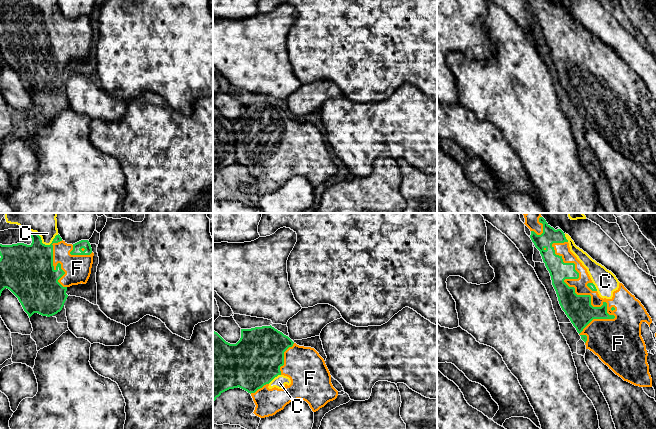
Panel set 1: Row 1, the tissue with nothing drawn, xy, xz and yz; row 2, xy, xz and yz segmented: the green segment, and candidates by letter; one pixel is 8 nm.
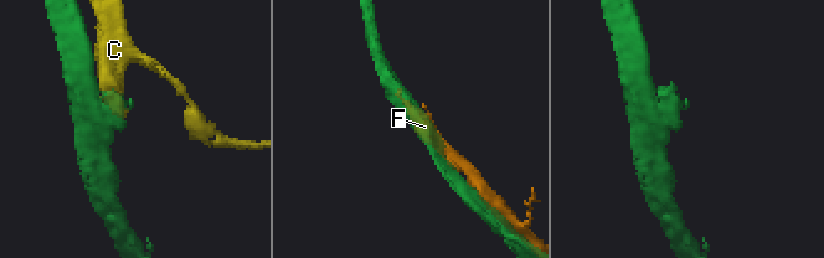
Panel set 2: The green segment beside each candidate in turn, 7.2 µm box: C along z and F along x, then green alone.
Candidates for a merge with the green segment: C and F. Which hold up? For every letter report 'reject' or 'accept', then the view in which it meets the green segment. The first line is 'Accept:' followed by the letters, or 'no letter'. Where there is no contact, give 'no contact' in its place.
Accept: no letter
C: reject; meets green in xy
F: reject; meets green in yz

